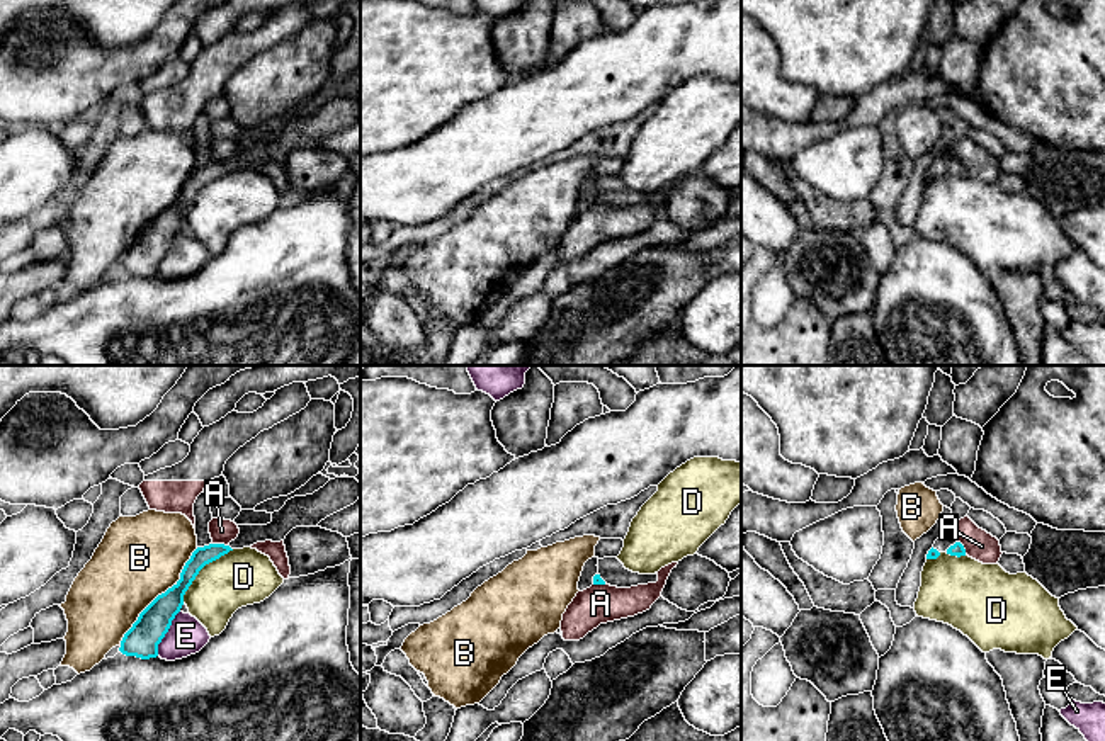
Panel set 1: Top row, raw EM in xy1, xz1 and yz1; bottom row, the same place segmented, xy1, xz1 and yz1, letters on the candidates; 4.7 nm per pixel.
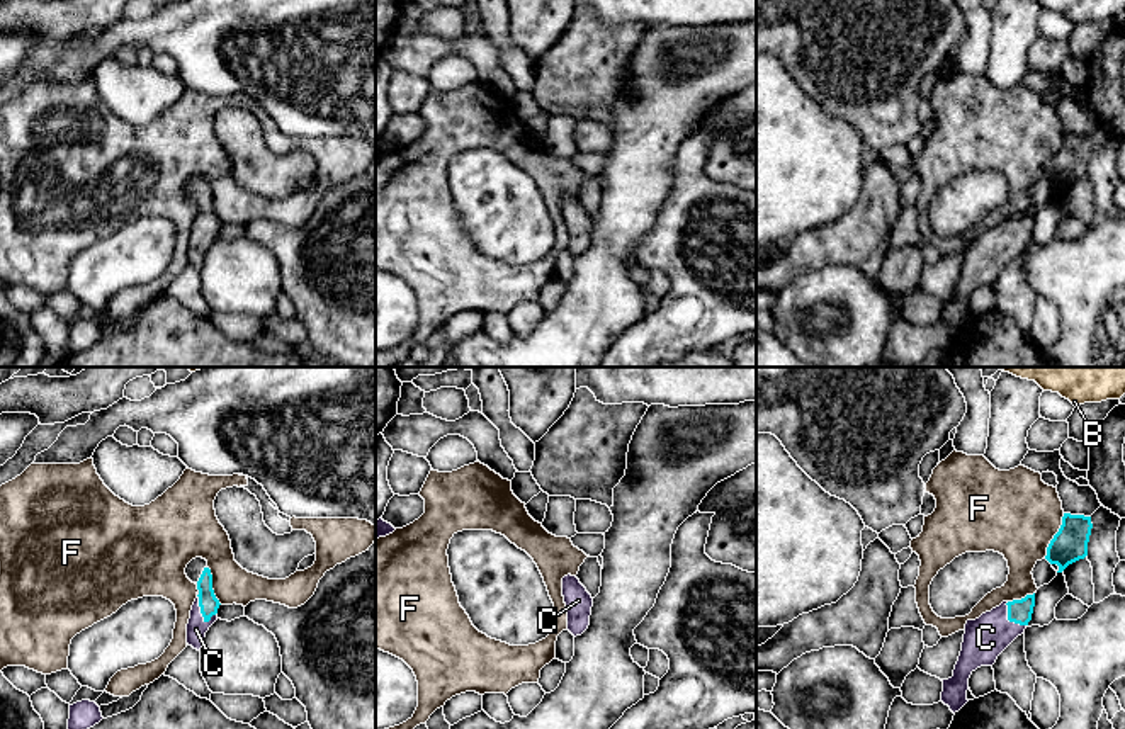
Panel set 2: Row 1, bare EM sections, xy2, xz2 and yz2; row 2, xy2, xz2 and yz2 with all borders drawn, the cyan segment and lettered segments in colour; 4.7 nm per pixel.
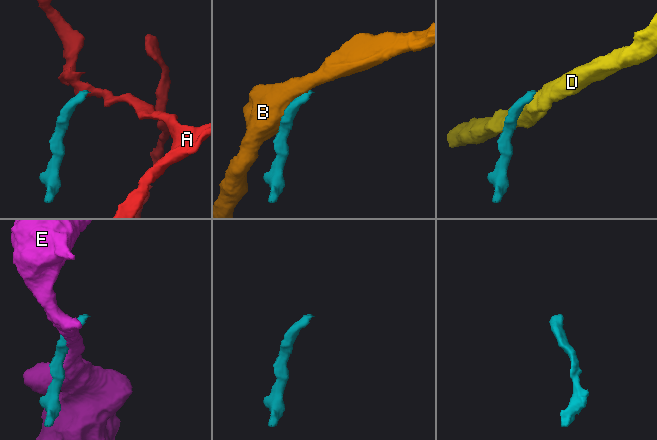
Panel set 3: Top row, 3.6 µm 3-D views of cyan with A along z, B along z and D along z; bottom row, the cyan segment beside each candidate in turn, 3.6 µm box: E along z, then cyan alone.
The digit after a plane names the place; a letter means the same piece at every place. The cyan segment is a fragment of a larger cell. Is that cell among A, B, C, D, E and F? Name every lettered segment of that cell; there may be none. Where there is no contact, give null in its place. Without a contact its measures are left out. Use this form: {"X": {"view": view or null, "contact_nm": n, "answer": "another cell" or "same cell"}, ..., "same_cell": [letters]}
{"A": {"view": "xy1", "contact_nm": 90, "answer": "another cell"}, "B": {"view": "xy1", "contact_nm": 600, "answer": "another cell"}, "C": {"view": "xy2", "contact_nm": 140, "answer": "same cell"}, "D": {"view": "xy1", "contact_nm": 360, "answer": "another cell"}, "E": {"view": "xy1", "contact_nm": 240, "answer": "another cell"}, "F": {"view": "yz2", "contact_nm": 240, "answer": "another cell"}, "same_cell": ["C"]}

